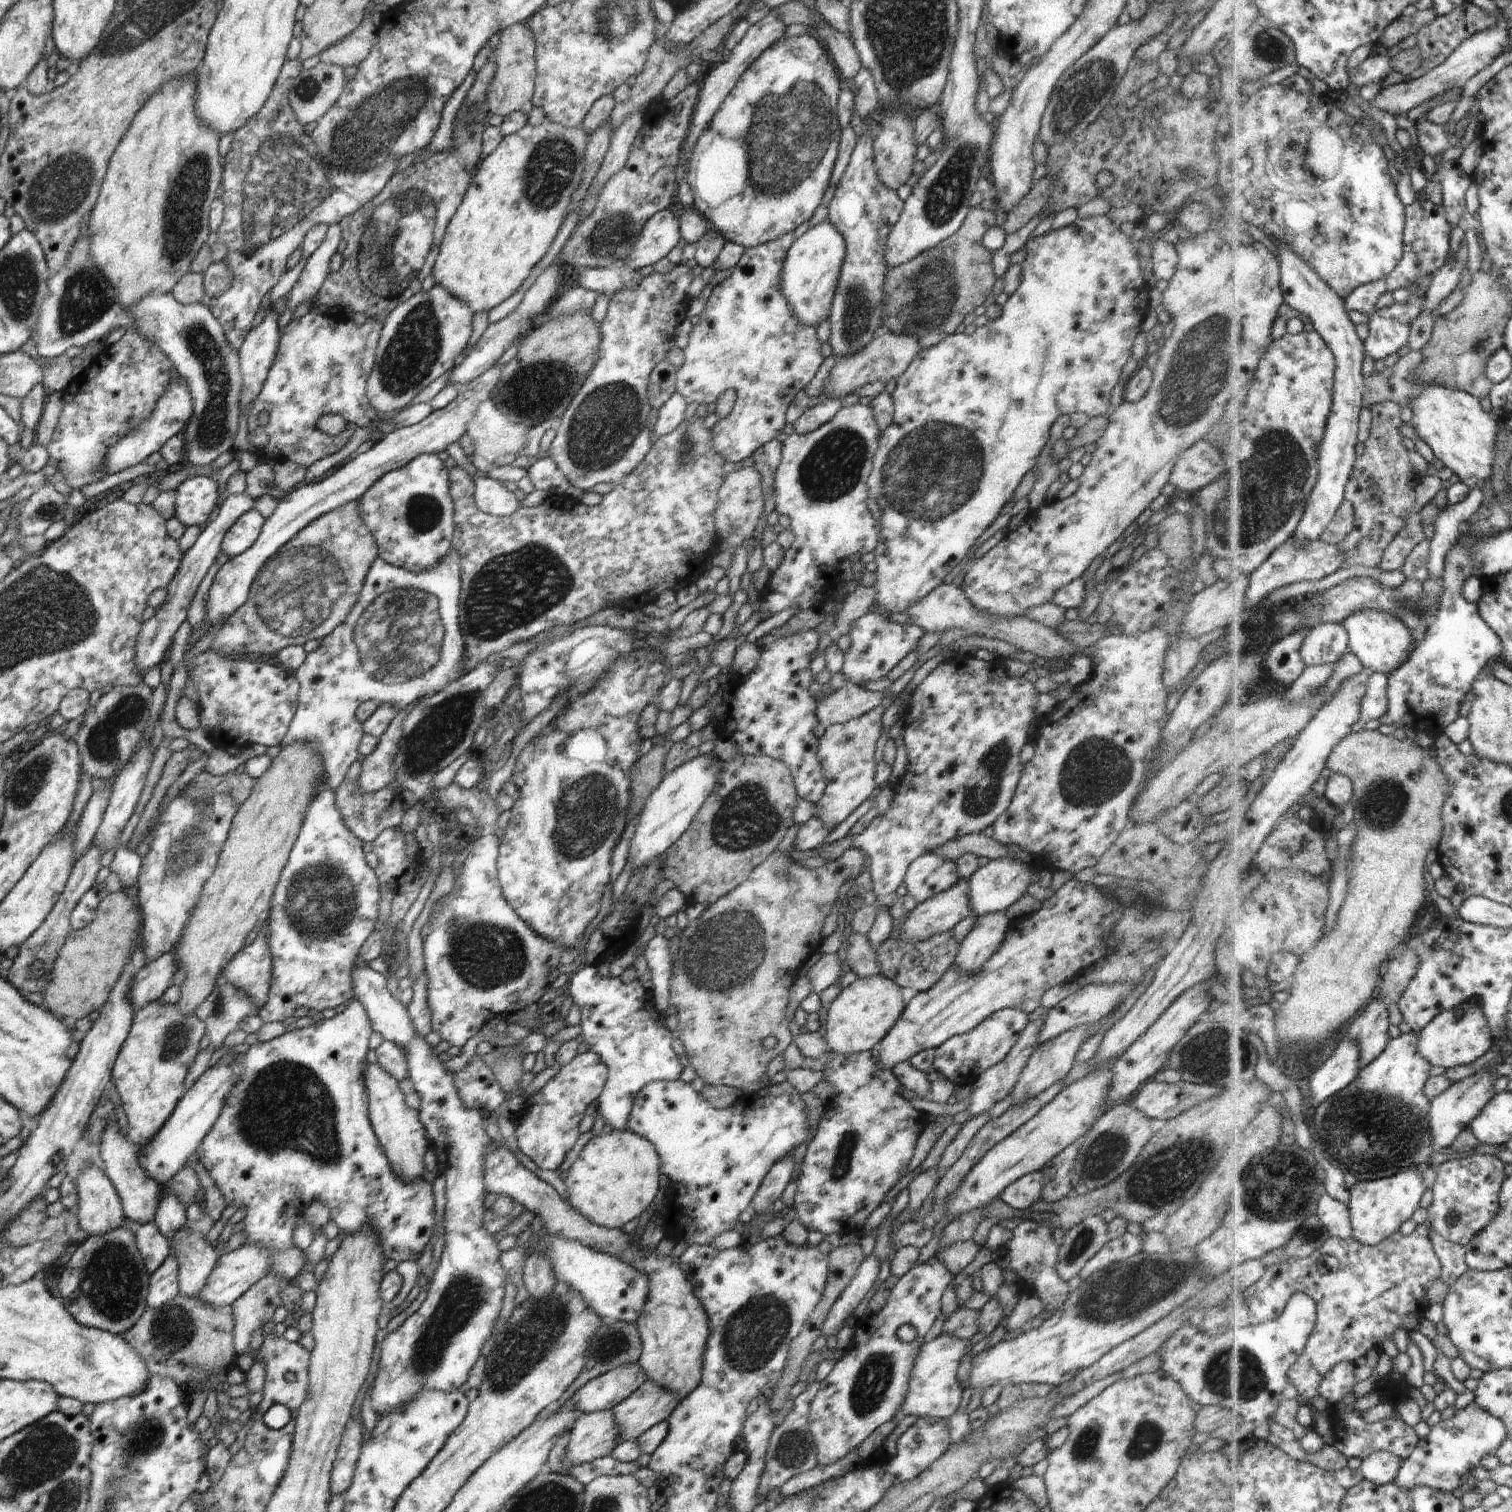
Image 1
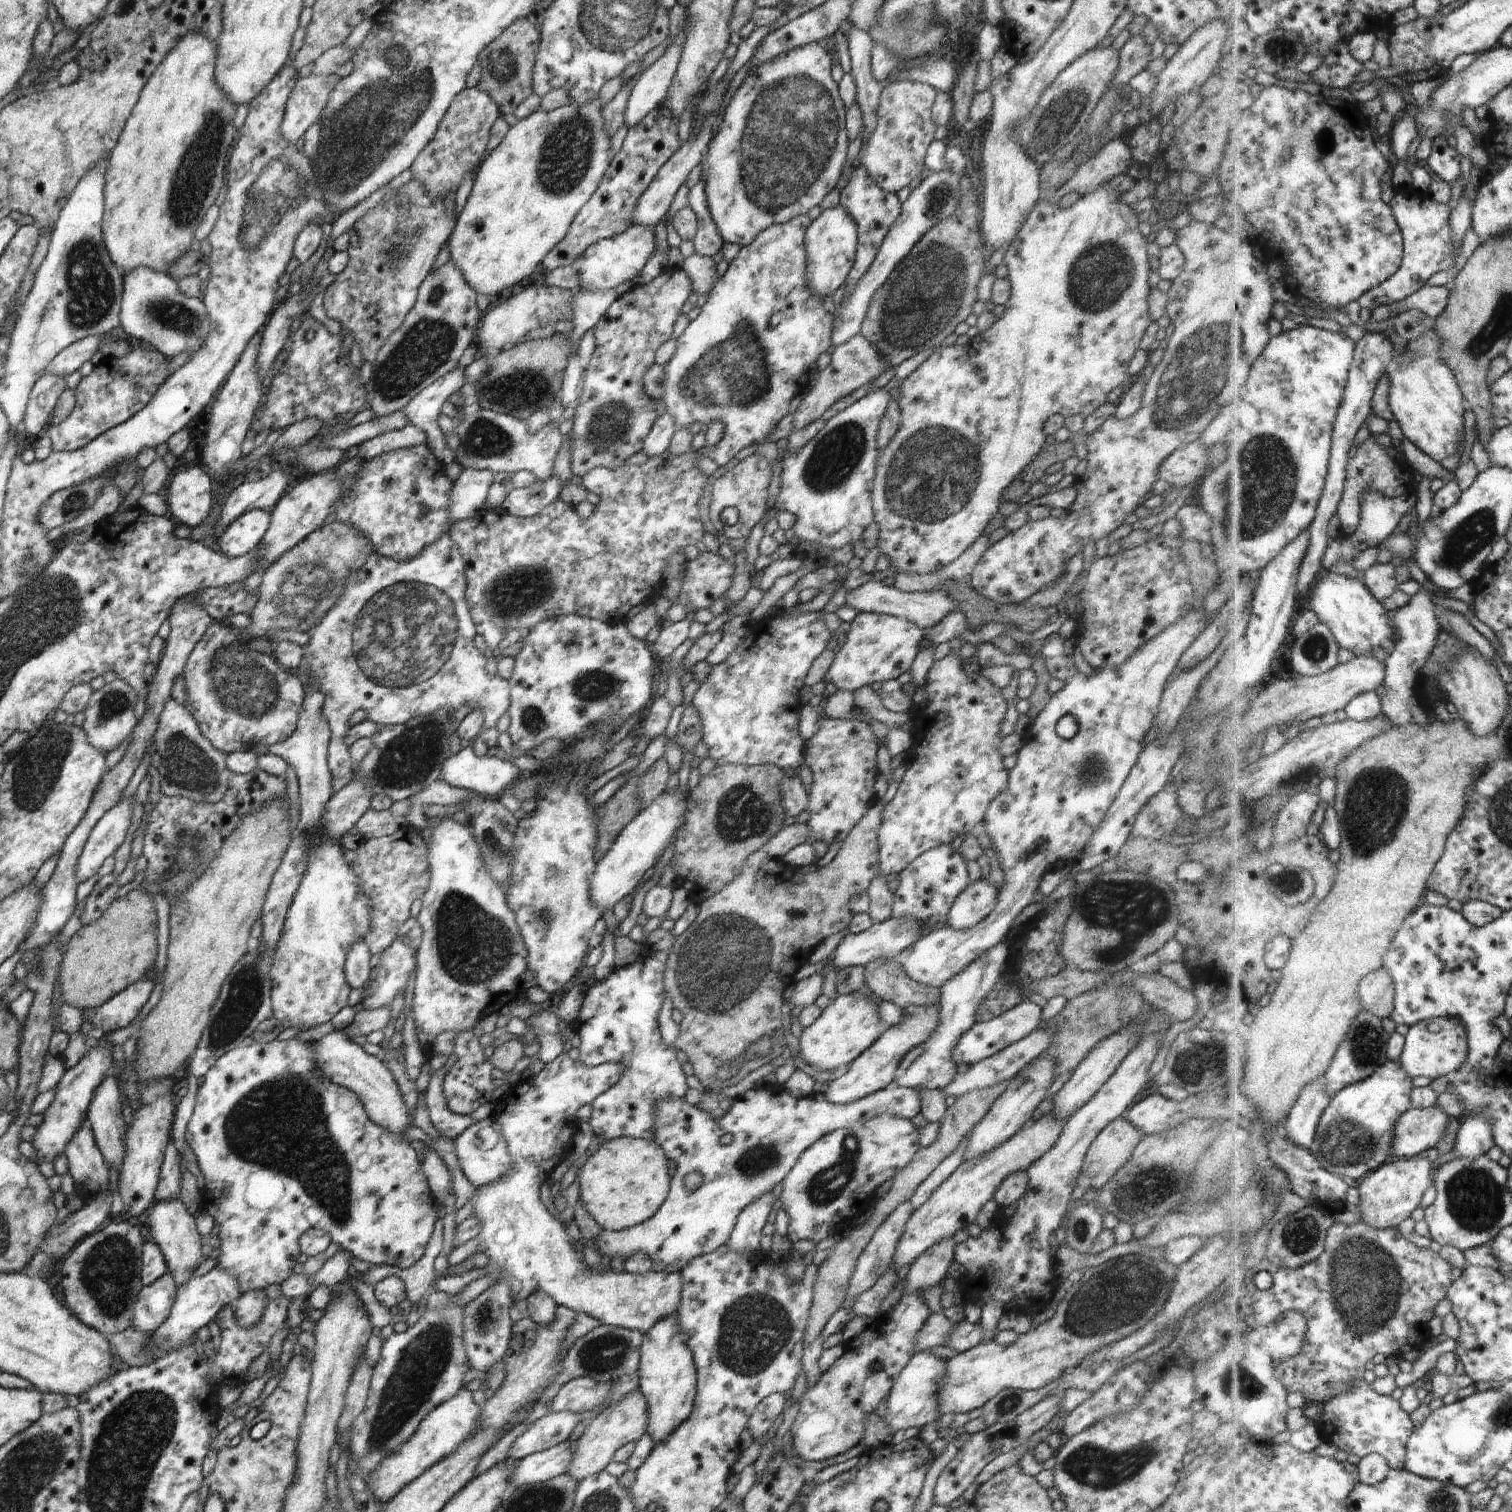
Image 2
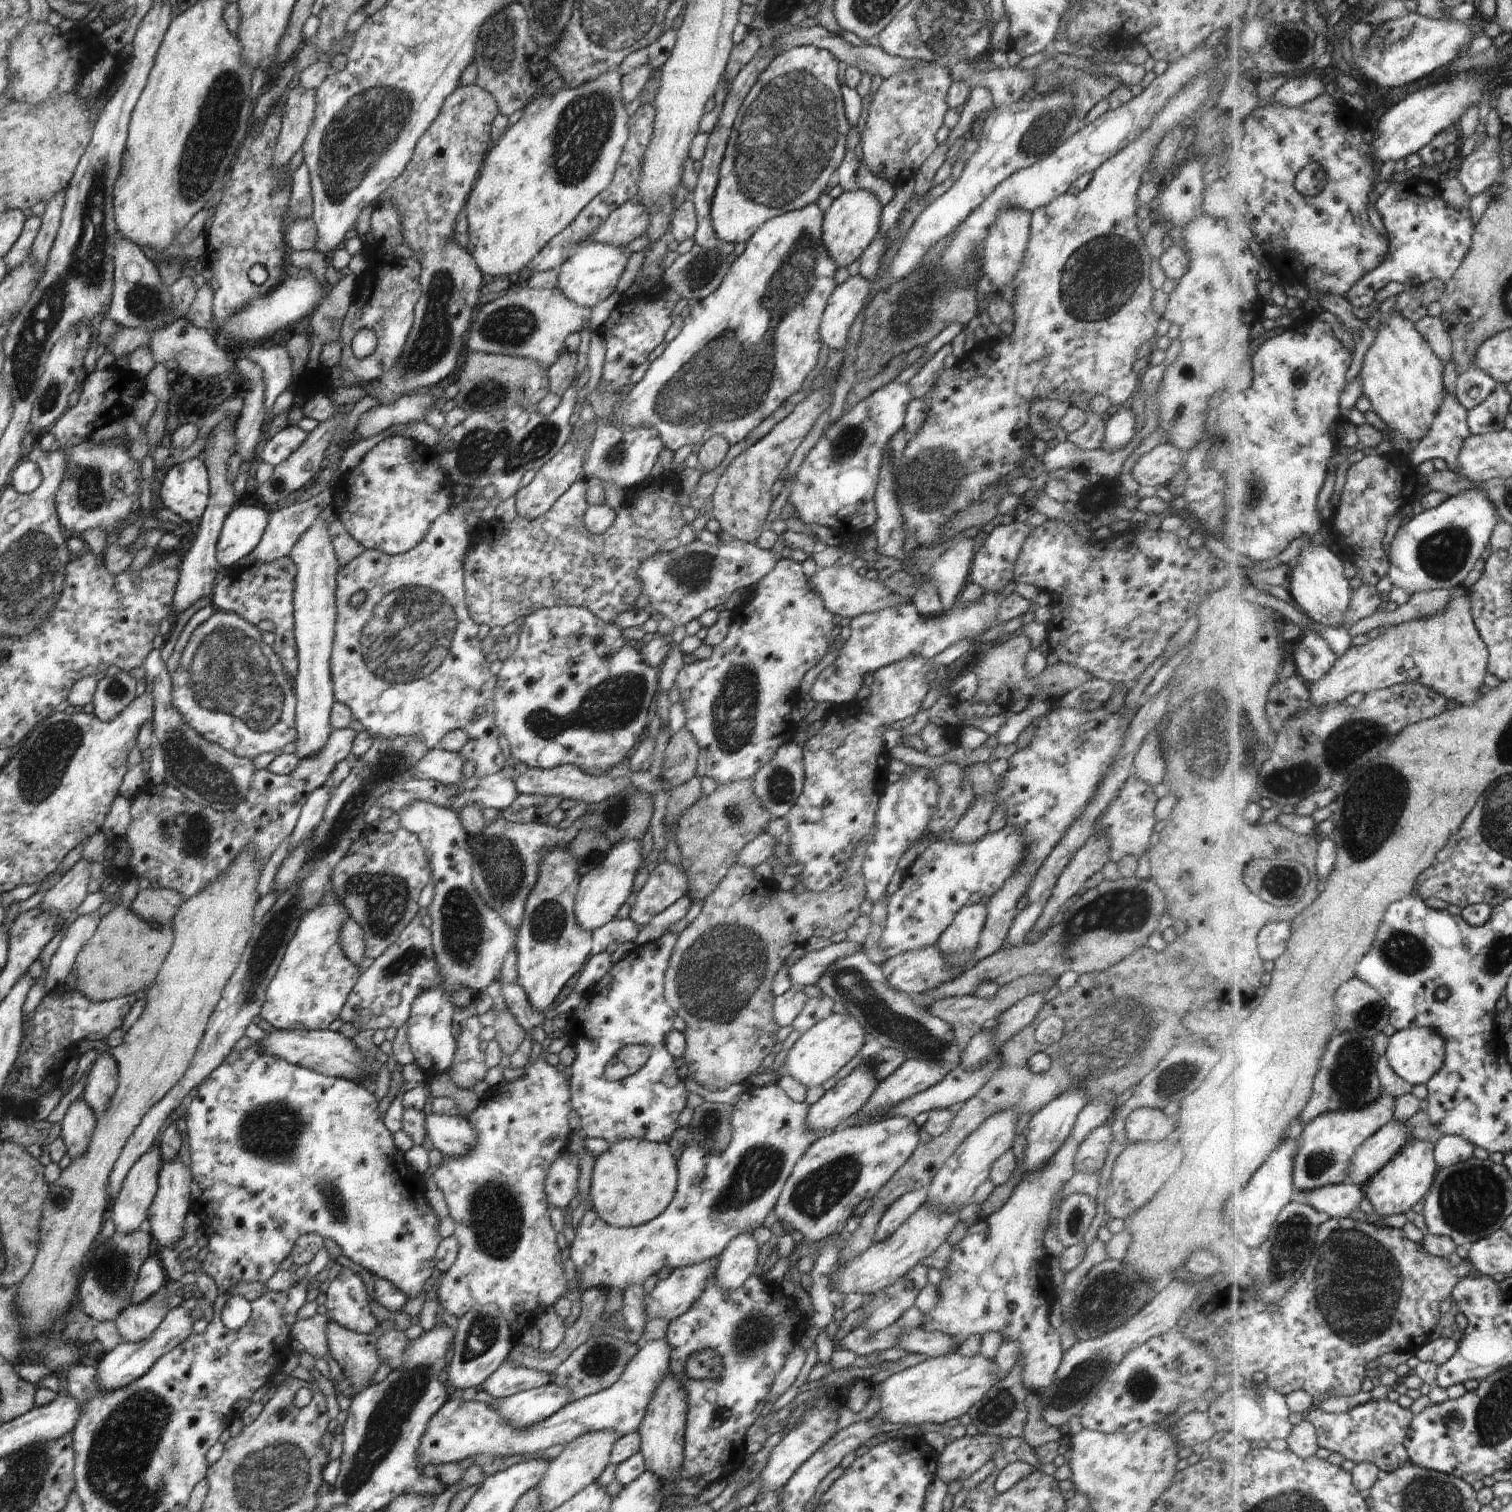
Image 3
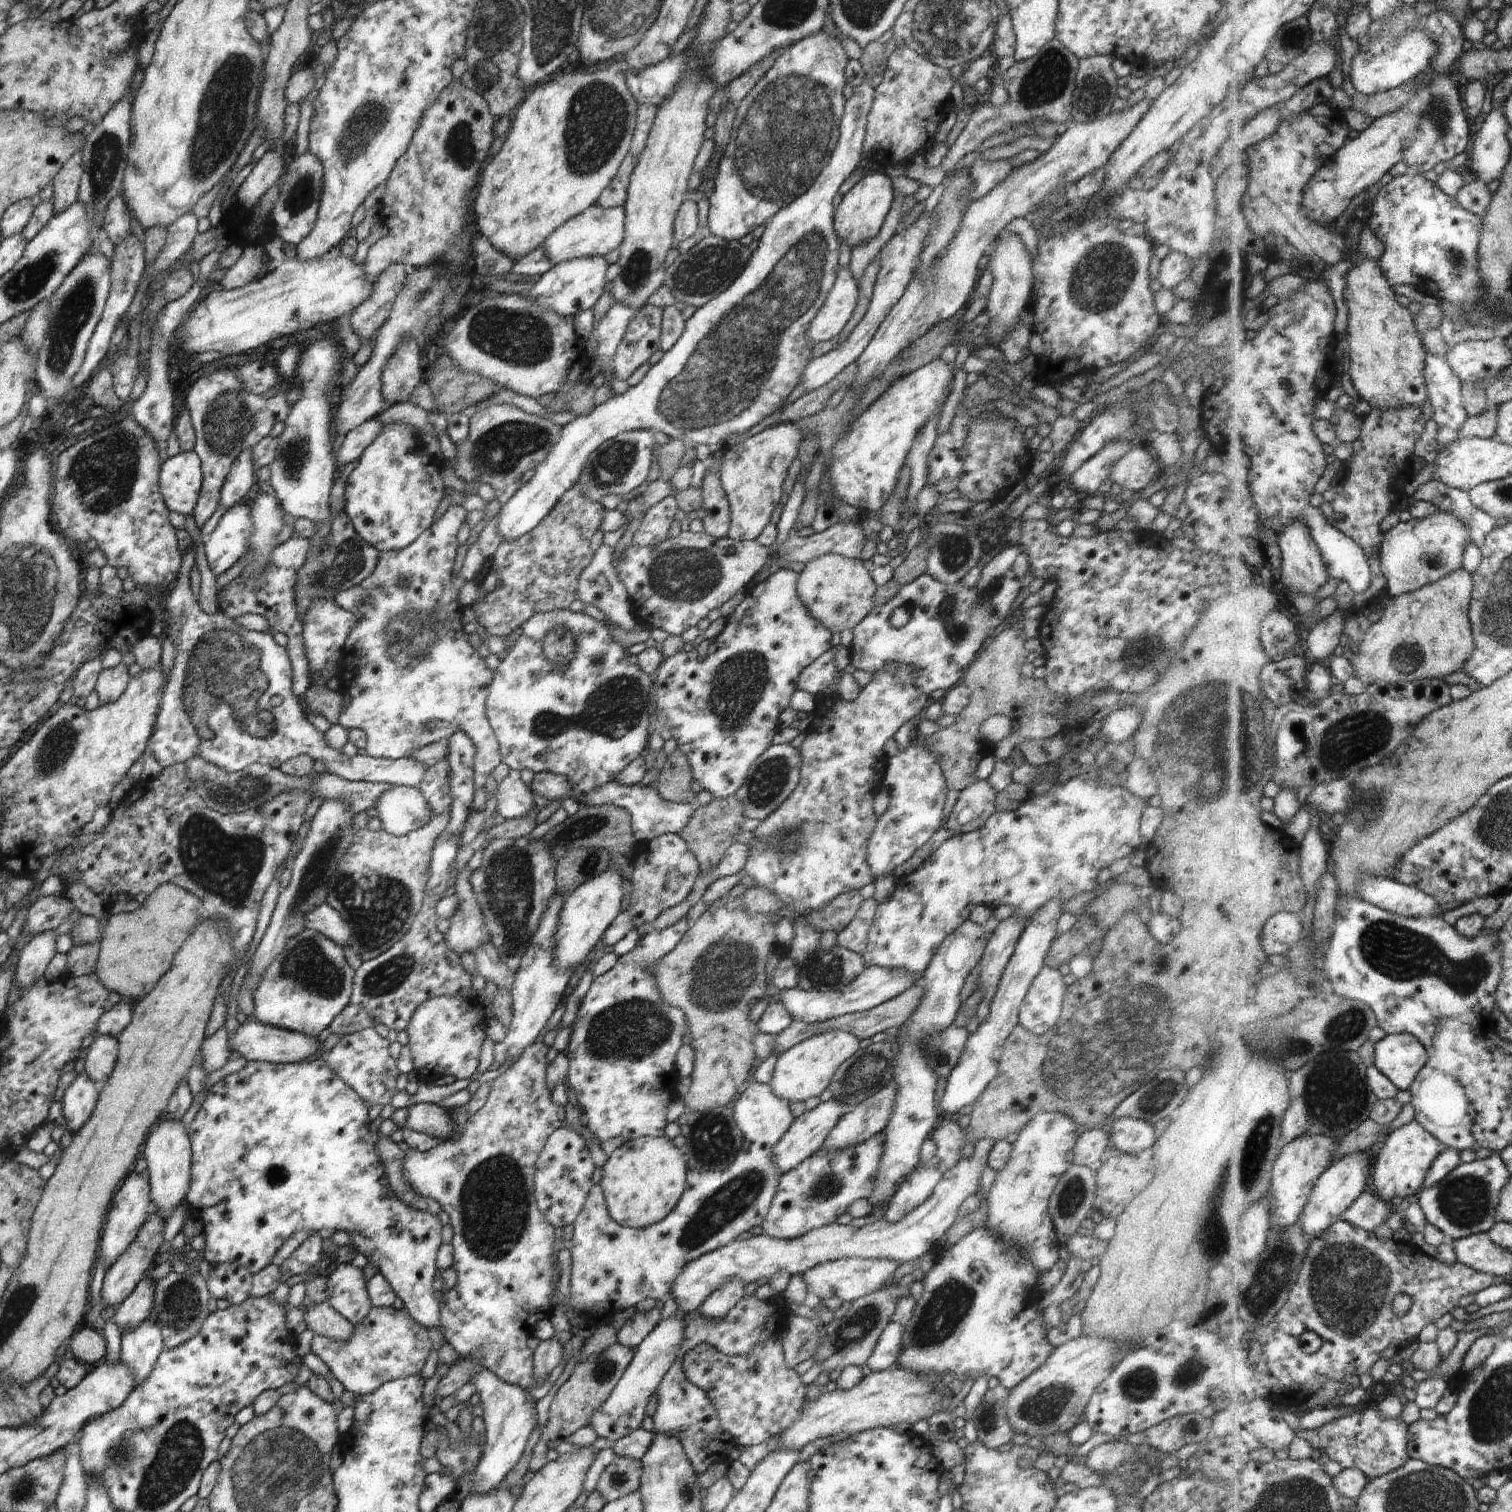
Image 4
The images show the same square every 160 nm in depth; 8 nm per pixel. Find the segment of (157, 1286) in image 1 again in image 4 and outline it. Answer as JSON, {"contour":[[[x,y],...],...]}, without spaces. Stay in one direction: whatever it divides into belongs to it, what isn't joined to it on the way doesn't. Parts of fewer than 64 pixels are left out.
{"contour":[[[150,1319],[121,1332],[120,1359],[132,1369],[135,1387],[147,1381],[164,1349],[160,1327]]]}

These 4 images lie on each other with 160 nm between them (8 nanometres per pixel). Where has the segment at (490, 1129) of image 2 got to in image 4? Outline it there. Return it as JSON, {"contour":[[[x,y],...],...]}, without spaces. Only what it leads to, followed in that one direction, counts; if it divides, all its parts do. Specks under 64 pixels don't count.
{"contour":[[[418,1103],[406,1110],[407,1121],[404,1127],[442,1141],[452,1140],[454,1121],[449,1110],[434,1103]]]}

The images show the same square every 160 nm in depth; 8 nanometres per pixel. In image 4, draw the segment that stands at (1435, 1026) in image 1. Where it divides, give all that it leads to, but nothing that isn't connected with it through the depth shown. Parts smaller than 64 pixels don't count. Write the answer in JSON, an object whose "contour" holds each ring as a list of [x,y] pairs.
{"contour":[[[1410,1033],[1387,1035],[1376,1044],[1376,1065],[1402,1090],[1410,1090],[1421,1070],[1428,1064],[1425,1044]]]}

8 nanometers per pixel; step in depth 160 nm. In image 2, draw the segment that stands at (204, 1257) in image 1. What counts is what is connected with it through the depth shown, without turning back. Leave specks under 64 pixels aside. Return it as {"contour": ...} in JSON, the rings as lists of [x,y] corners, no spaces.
{"contour":[[[179,1198],[157,1203],[152,1208],[146,1225],[152,1233],[152,1241],[162,1251],[167,1264],[167,1272],[172,1275],[175,1283],[181,1285],[190,1277],[194,1277],[194,1272],[200,1266],[200,1258],[203,1256],[203,1245],[194,1217],[188,1214],[186,1205]]]}

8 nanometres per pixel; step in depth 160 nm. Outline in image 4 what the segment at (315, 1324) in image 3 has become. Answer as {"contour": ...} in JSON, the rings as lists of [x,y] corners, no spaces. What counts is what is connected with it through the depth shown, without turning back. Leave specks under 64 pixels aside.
{"contour":[[[374,1305],[371,1306],[367,1316],[353,1328],[352,1336],[347,1341],[336,1341],[322,1335],[314,1335],[311,1342],[311,1352],[327,1364],[336,1380],[344,1386],[345,1390],[350,1390],[355,1396],[370,1394],[392,1379],[420,1373],[431,1348],[426,1327],[418,1324],[406,1309],[398,1311],[392,1307]]]}

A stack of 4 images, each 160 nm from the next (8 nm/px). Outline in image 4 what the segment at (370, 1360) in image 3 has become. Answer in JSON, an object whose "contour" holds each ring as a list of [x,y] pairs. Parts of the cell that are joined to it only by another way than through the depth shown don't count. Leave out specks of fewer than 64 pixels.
{"contour":[[[327,1302],[316,1304],[315,1308],[307,1308],[305,1314],[307,1328],[336,1341],[347,1341],[355,1327],[342,1315],[339,1315]]]}

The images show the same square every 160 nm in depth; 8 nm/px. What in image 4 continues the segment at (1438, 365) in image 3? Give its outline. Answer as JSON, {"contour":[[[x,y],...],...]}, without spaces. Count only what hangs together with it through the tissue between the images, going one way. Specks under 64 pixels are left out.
{"contour":[[[1358,256],[1344,291],[1350,310],[1350,375],[1359,397],[1382,410],[1419,406],[1430,398],[1425,370],[1429,352],[1410,308],[1402,306],[1379,260]]]}

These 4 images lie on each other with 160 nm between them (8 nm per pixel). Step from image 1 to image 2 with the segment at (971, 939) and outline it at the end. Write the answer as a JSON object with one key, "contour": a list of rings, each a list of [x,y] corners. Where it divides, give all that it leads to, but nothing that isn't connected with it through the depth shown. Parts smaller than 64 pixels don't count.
{"contour":[[[1002,939],[997,942],[994,946],[991,946],[986,952],[979,954],[966,968],[960,970],[953,977],[950,977],[939,989],[941,990],[939,1005],[939,1020],[938,1026],[936,1027],[935,1033],[922,1045],[925,1051],[904,1071],[904,1074],[896,1076],[894,1080],[895,1086],[902,1086],[908,1088],[923,1088],[923,1089],[936,1089],[943,1090],[949,1083],[954,1080],[955,1074],[958,1072],[957,1066],[952,1058],[952,1048],[960,1038],[974,1023],[977,1006],[981,1004],[984,997],[991,992],[996,981],[999,981],[1000,975],[1005,971],[1008,964],[1008,958],[1010,956],[1011,943],[1007,939]]]}

